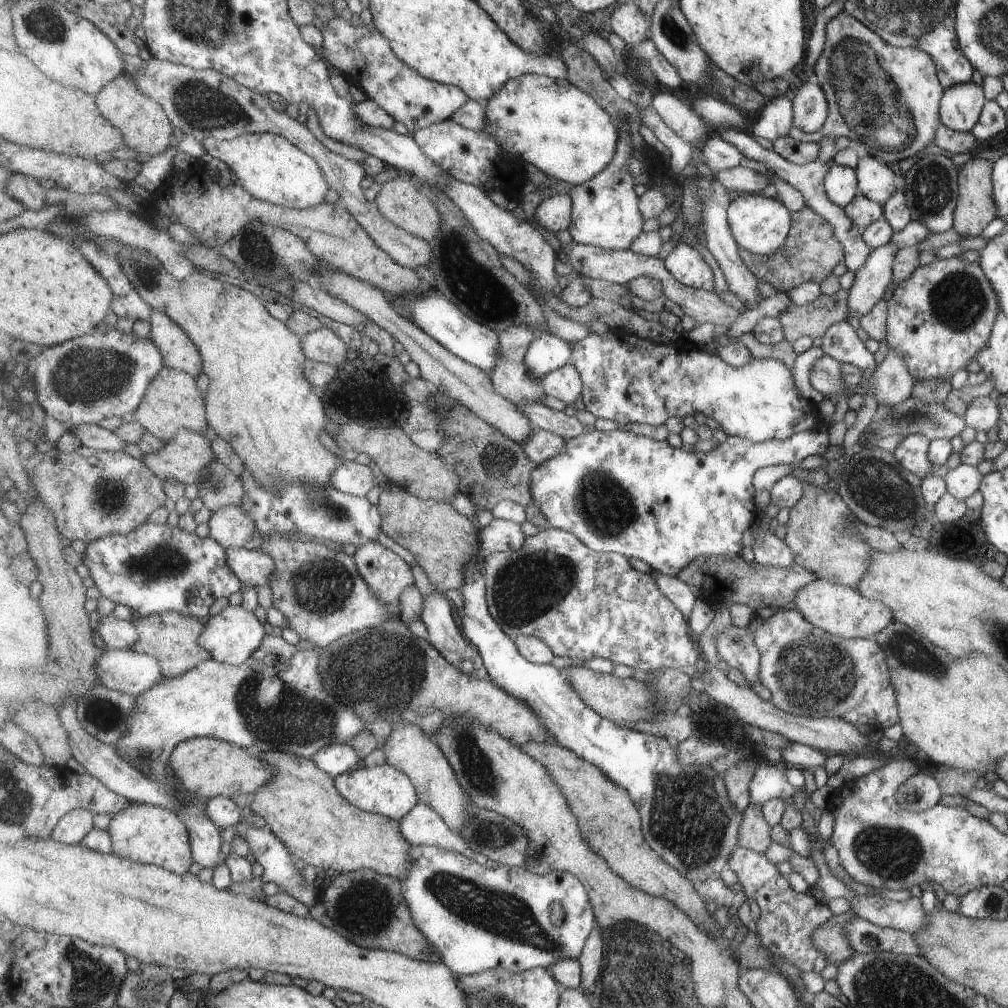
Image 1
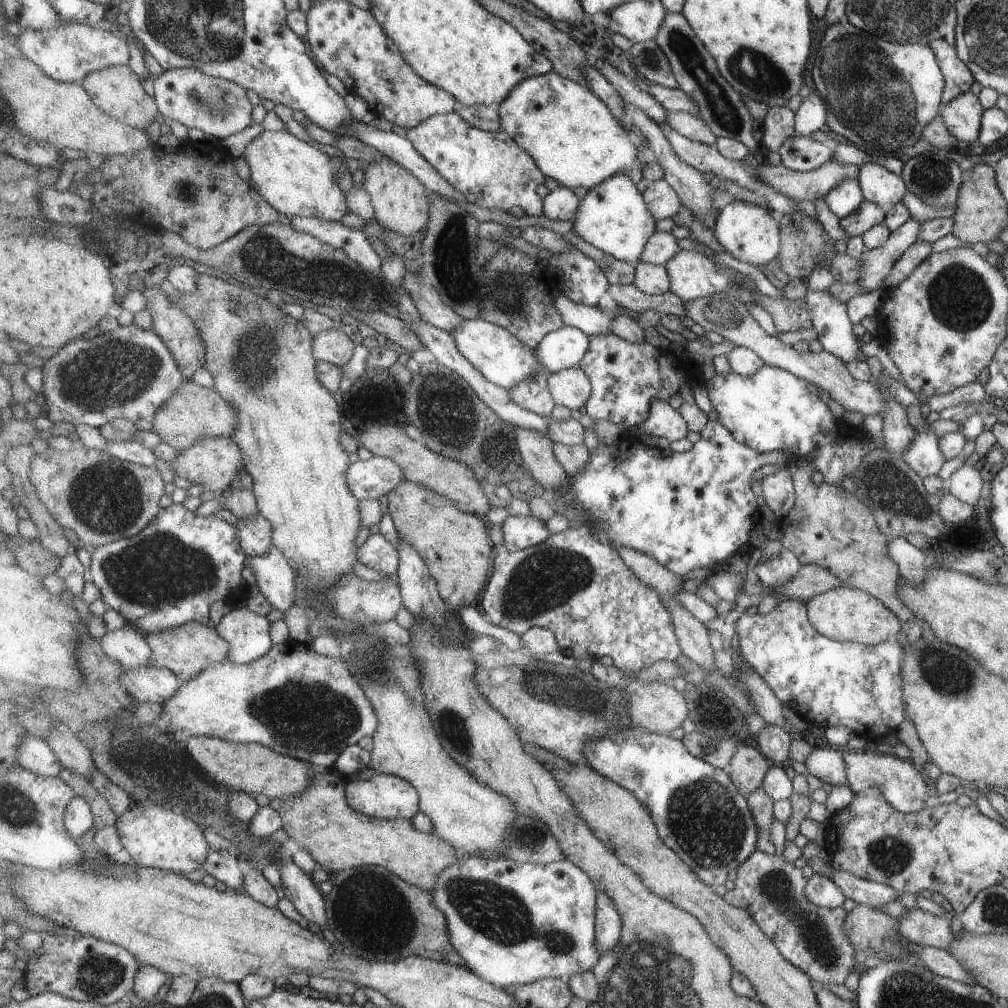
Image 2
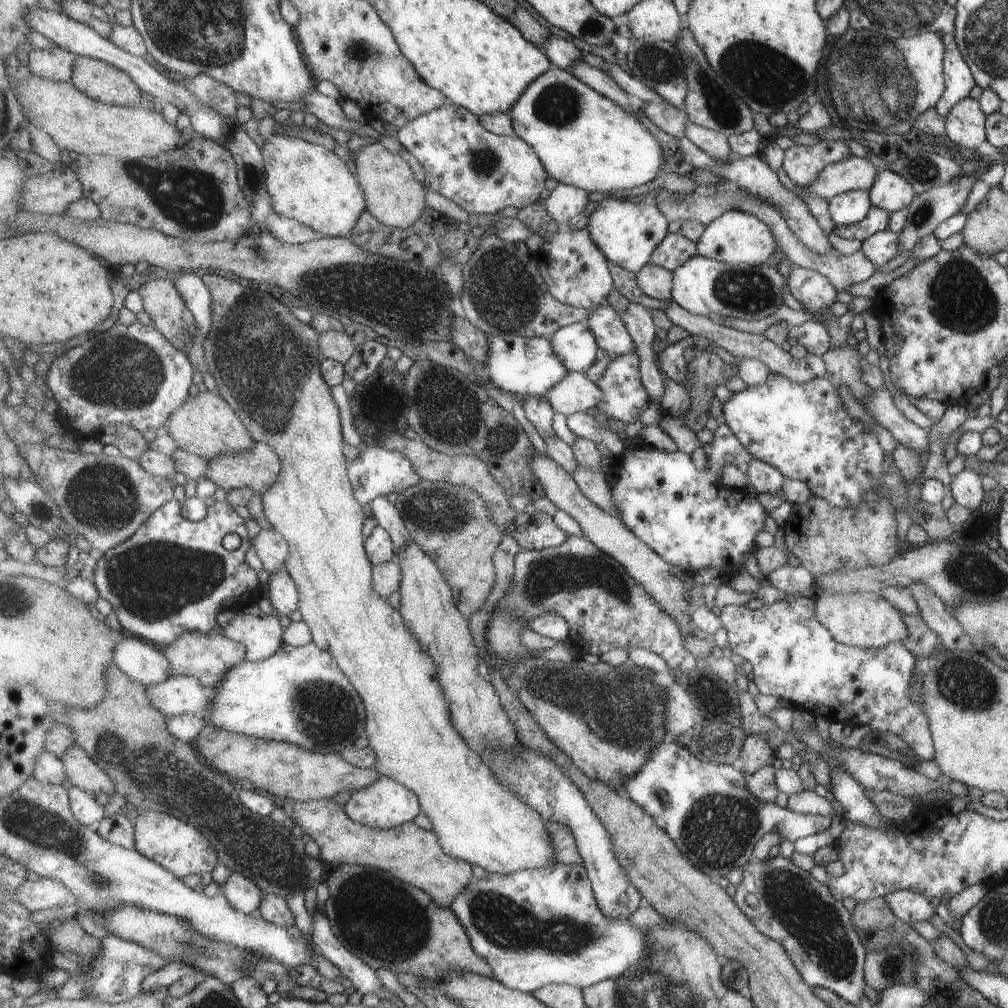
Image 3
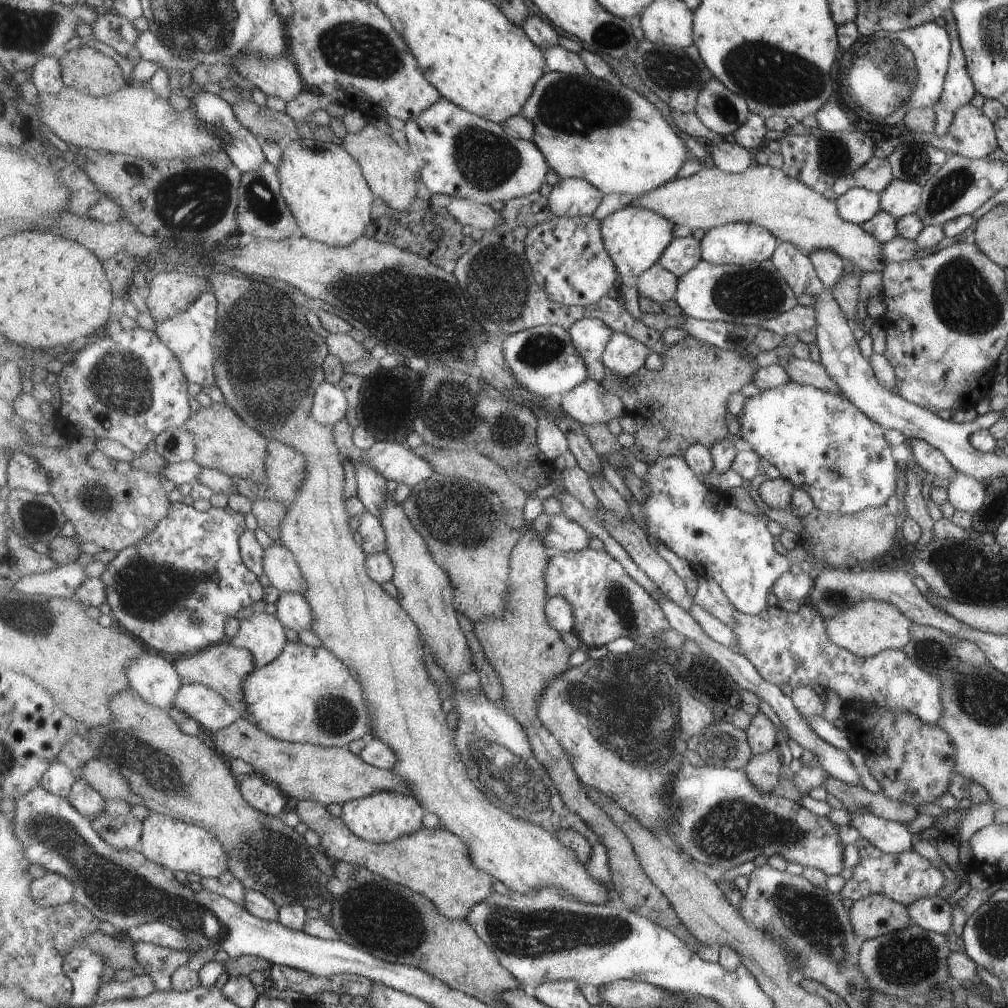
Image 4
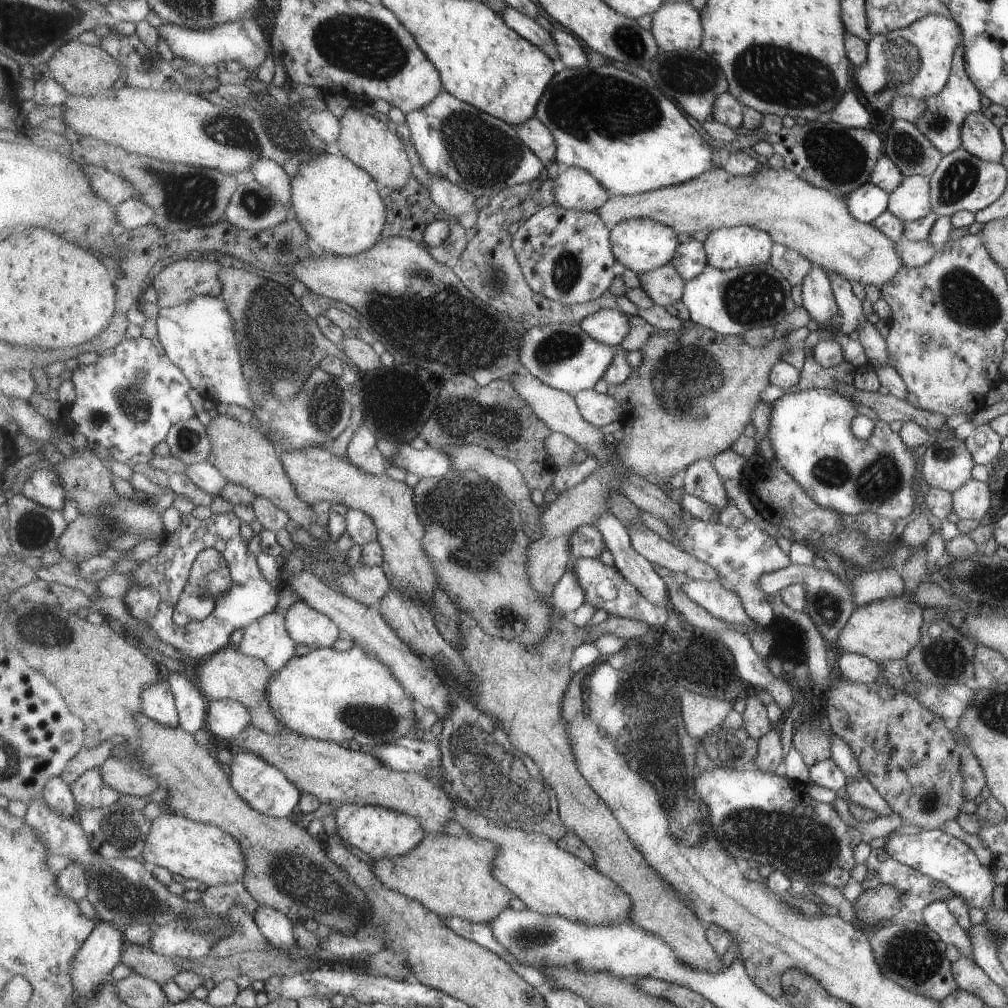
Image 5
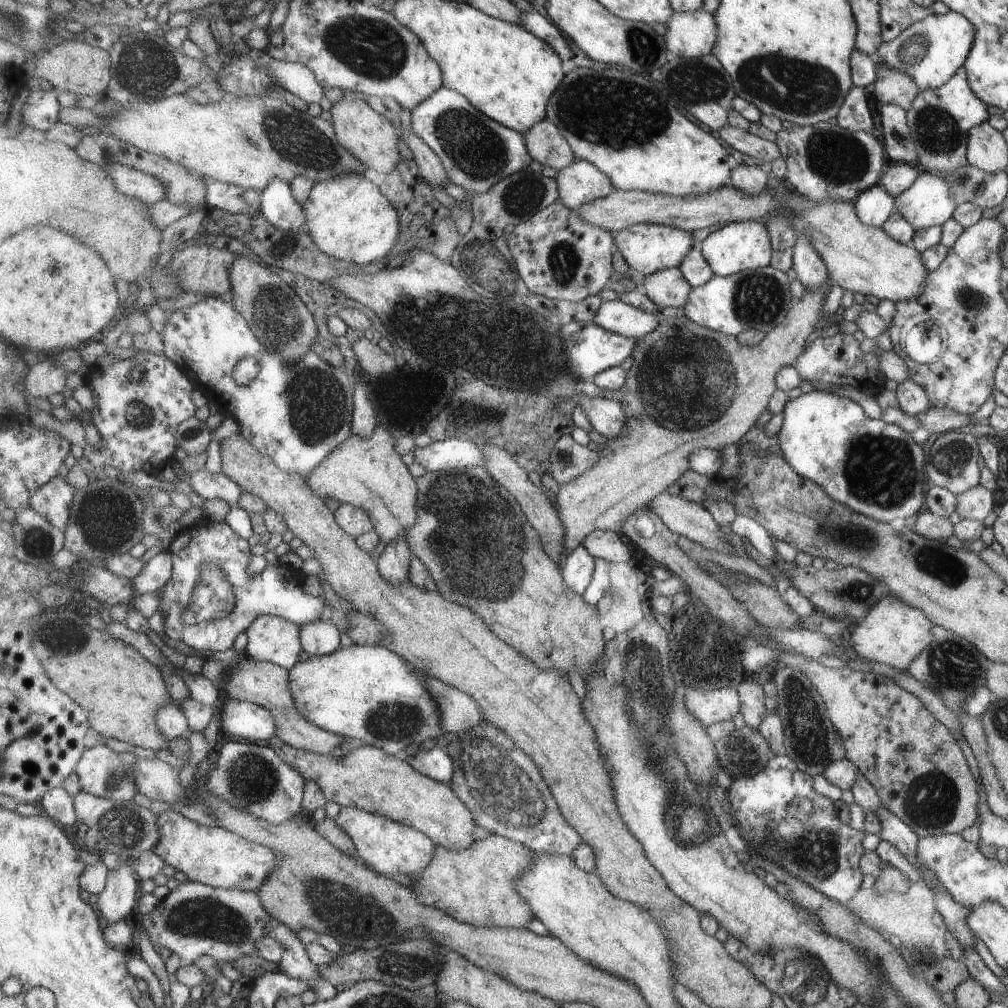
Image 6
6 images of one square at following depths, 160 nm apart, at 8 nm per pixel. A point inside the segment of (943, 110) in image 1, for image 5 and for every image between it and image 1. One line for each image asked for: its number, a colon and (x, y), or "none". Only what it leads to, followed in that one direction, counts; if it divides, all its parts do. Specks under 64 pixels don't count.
2: (961, 116)
3: (964, 124)
4: (971, 134)
5: (979, 137)

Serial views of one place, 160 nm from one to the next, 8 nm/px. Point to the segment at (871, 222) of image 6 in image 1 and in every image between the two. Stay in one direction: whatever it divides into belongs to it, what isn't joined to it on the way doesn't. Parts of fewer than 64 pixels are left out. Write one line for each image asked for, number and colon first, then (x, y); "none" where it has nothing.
1: (839, 182)
2: (845, 196)
3: (849, 207)
4: (856, 205)
5: (865, 203)

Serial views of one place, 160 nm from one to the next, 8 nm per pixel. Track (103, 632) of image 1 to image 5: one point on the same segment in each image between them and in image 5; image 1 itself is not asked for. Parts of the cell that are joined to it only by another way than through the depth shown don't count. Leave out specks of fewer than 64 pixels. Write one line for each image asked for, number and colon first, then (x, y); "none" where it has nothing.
2: (127, 645)
3: (143, 662)
4: (155, 677)
5: (158, 701)

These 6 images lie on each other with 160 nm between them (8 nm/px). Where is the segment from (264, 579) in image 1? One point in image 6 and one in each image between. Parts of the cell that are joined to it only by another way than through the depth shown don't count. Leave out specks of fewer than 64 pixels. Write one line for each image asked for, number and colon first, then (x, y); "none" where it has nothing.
2: (276, 576)
3: (283, 591)
4: (292, 607)
5: (307, 626)
6: (321, 637)

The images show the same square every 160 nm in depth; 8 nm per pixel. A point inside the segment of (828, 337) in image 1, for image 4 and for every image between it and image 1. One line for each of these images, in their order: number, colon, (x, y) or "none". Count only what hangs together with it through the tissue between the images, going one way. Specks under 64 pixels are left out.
2: (828, 315)
3: (814, 292)
4: (794, 265)

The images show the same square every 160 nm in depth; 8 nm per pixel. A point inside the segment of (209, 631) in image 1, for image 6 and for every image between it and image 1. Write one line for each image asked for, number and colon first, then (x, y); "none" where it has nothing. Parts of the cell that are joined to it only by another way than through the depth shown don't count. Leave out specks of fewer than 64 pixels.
2: (249, 635)
3: (263, 635)
4: (263, 633)
5: (268, 638)
6: (271, 638)

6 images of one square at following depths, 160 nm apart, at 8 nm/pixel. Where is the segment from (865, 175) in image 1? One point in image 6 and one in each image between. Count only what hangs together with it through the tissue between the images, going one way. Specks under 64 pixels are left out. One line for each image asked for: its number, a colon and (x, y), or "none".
2: (879, 186)
3: (889, 191)
4: (899, 198)
5: (909, 201)
6: (926, 201)

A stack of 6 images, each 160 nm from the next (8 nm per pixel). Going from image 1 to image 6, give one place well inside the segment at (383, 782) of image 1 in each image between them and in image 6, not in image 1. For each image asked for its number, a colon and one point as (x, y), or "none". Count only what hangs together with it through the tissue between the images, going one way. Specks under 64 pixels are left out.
2: (386, 796)
3: (384, 804)
4: (384, 816)
5: (380, 832)
6: (387, 846)

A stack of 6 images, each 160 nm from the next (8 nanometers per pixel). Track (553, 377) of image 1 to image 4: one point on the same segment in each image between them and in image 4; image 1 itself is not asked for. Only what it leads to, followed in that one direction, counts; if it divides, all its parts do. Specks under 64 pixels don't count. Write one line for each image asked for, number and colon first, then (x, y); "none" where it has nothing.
2: (571, 387)
3: (576, 392)
4: (590, 402)

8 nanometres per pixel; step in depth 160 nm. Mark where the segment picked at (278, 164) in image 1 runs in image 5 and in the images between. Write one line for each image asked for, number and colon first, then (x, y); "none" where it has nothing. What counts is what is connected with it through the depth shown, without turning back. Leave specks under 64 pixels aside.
2: (296, 178)
3: (308, 182)
4: (325, 187)
5: (339, 204)

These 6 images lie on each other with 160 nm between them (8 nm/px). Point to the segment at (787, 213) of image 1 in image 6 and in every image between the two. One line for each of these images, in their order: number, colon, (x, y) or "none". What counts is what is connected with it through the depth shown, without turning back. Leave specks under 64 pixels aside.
2: (750, 233)
3: (737, 237)
4: (740, 243)
5: (741, 246)
6: (740, 245)

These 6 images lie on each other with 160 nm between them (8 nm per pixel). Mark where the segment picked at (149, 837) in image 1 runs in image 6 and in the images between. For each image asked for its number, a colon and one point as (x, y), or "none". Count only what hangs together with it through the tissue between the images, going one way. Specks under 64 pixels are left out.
2: (156, 836)
3: (178, 845)
4: (178, 845)
5: (209, 854)
6: (216, 856)

